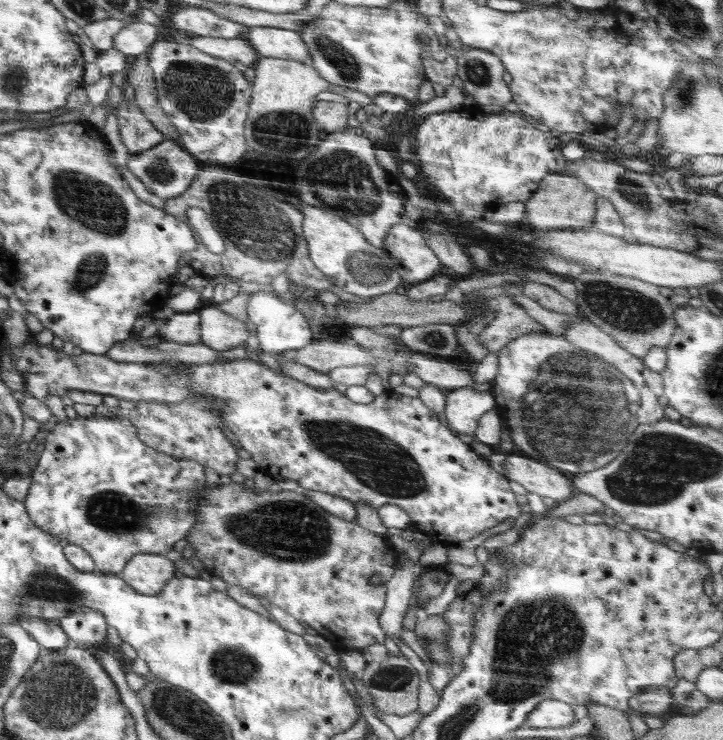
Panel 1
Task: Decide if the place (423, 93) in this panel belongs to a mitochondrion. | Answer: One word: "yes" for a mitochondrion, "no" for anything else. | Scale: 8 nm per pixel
no

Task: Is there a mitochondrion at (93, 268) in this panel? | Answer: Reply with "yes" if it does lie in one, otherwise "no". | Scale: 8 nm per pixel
yes

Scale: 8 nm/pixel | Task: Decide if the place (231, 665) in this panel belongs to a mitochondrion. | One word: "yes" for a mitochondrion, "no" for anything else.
yes

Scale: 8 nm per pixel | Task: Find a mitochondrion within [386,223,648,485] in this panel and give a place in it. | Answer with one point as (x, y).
(582, 433)

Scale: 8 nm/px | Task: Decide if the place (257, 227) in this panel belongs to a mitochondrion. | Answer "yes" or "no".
yes

